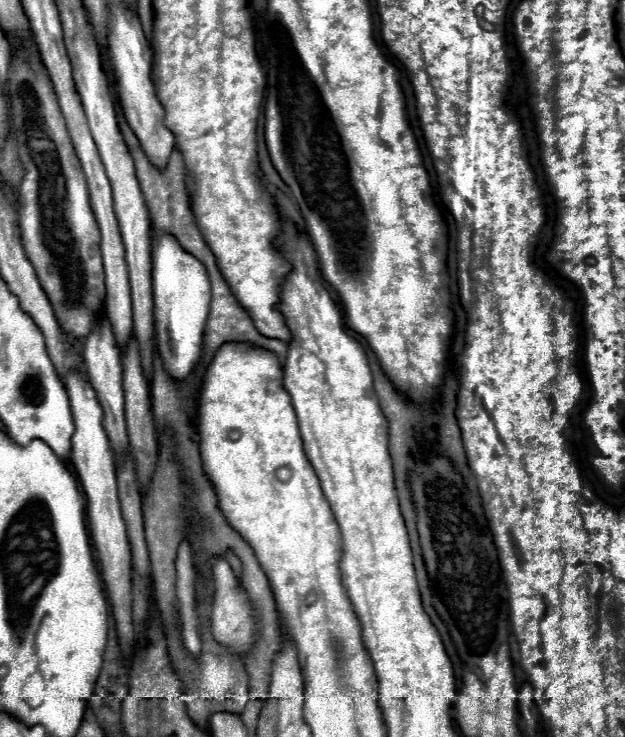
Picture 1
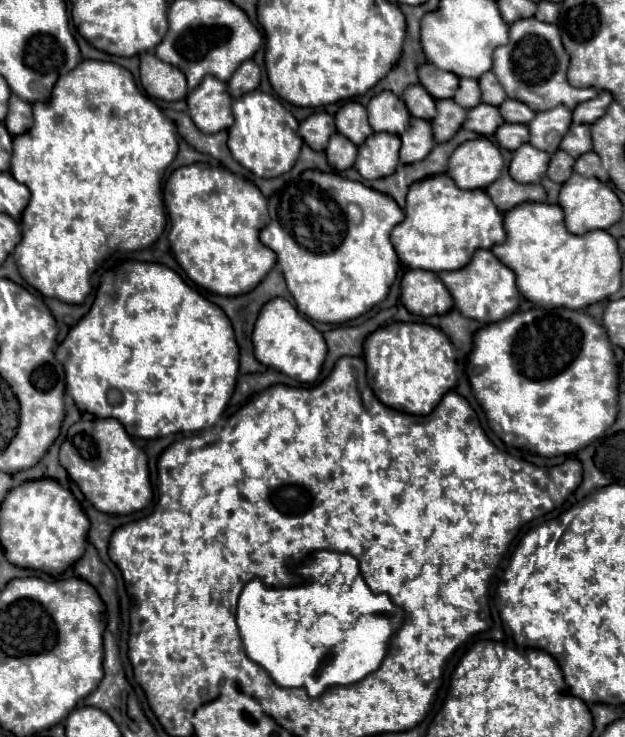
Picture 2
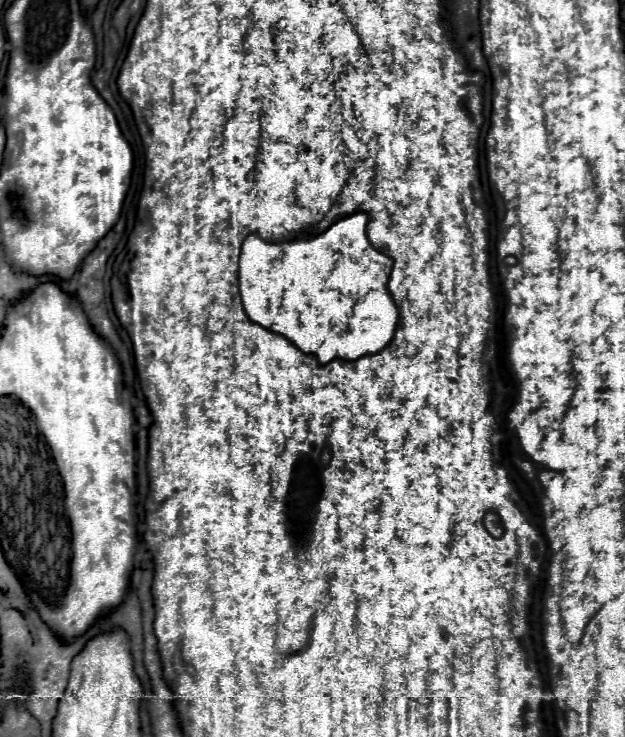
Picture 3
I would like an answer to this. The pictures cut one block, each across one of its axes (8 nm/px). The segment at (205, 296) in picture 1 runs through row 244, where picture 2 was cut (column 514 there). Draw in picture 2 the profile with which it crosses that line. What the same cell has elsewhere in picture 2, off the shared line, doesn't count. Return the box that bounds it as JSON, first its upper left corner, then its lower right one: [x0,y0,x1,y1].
[510,144,550,184]

